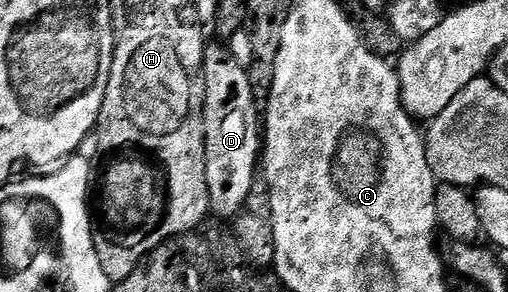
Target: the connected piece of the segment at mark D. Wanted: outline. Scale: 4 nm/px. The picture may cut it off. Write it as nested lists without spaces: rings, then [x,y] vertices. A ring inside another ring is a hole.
[[[207,44],[202,74],[206,84],[204,119],[210,213],[232,219],[240,211],[244,199],[248,199],[260,165],[260,109],[252,95],[247,66],[236,63],[225,44]]]

